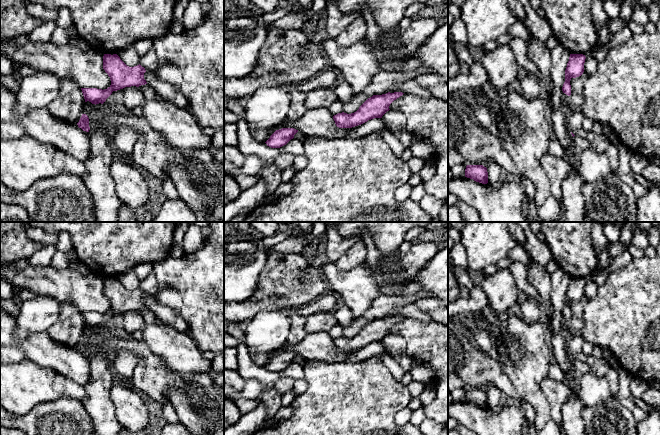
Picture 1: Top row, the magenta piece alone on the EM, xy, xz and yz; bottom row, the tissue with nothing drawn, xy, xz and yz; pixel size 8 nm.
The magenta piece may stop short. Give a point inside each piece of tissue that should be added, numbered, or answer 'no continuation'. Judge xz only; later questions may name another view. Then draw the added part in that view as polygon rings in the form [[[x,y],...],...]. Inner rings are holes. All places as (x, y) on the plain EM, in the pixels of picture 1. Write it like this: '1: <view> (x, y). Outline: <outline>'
no continuation

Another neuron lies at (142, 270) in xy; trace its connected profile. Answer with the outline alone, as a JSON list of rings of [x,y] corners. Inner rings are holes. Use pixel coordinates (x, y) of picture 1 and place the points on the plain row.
[[[149,262],[141,263],[134,267],[133,271],[140,280],[144,280],[153,271],[153,264]]]

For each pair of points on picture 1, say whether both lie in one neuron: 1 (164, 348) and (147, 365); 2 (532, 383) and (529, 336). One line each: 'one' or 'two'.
1: two
2: one

